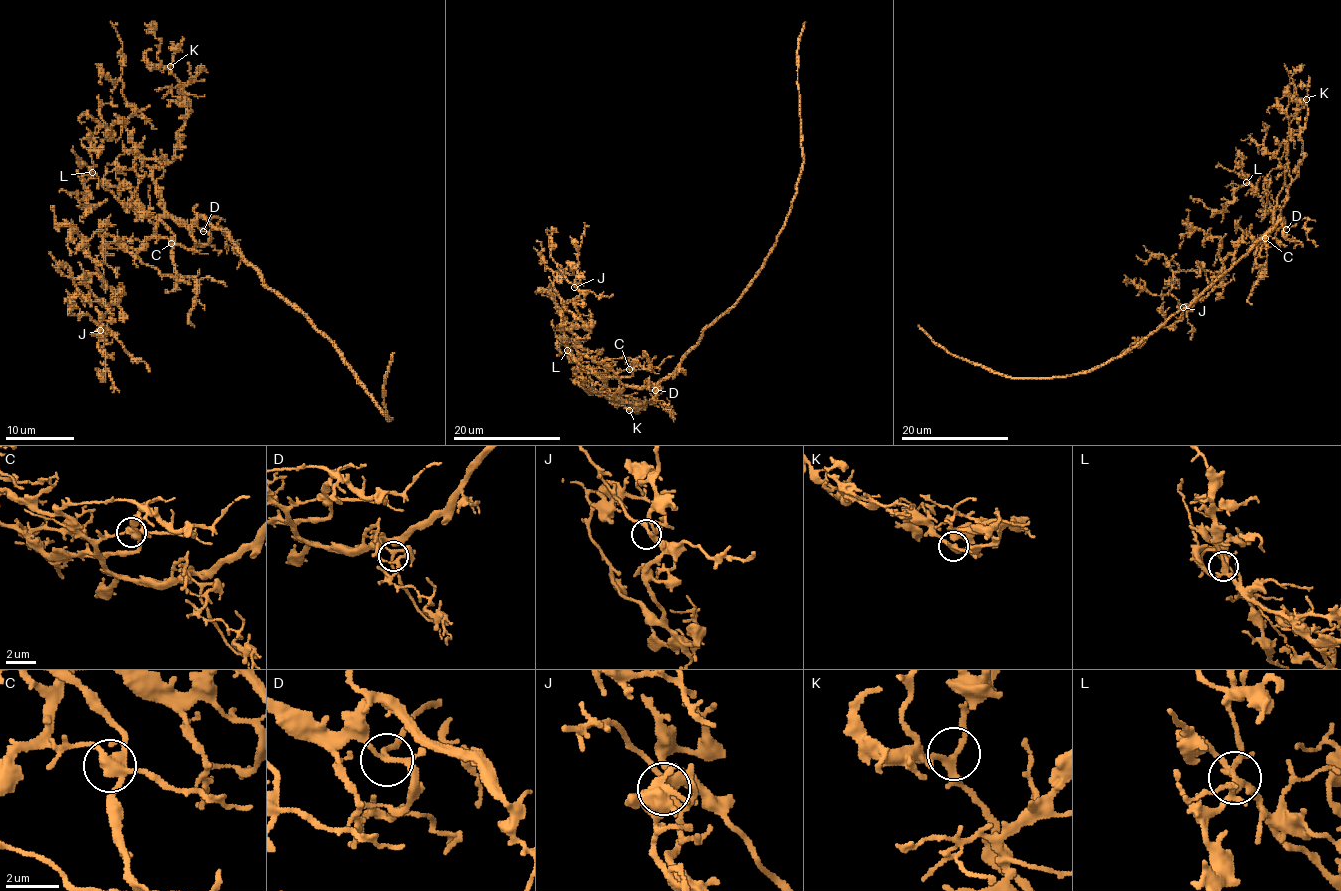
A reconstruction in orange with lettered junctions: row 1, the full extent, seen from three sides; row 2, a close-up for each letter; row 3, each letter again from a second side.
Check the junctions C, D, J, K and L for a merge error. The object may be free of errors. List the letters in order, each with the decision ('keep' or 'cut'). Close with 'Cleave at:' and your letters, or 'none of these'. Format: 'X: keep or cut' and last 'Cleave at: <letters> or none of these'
C: cut
D: keep
J: keep
K: keep
L: keep
Cleave at: C

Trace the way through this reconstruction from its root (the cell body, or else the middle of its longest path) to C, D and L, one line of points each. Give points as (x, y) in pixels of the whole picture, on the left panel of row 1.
C: (264, 283), (230, 236), (203, 218), (189, 224), (177, 224), (170, 218), (158, 219), (174, 235), (170, 243)
D: (264, 283), (225, 231), (199, 218), (198, 226), (203, 231)
L: (264, 283), (225, 231), (203, 218), (177, 224), (170, 218), (138, 216), (92, 172)

